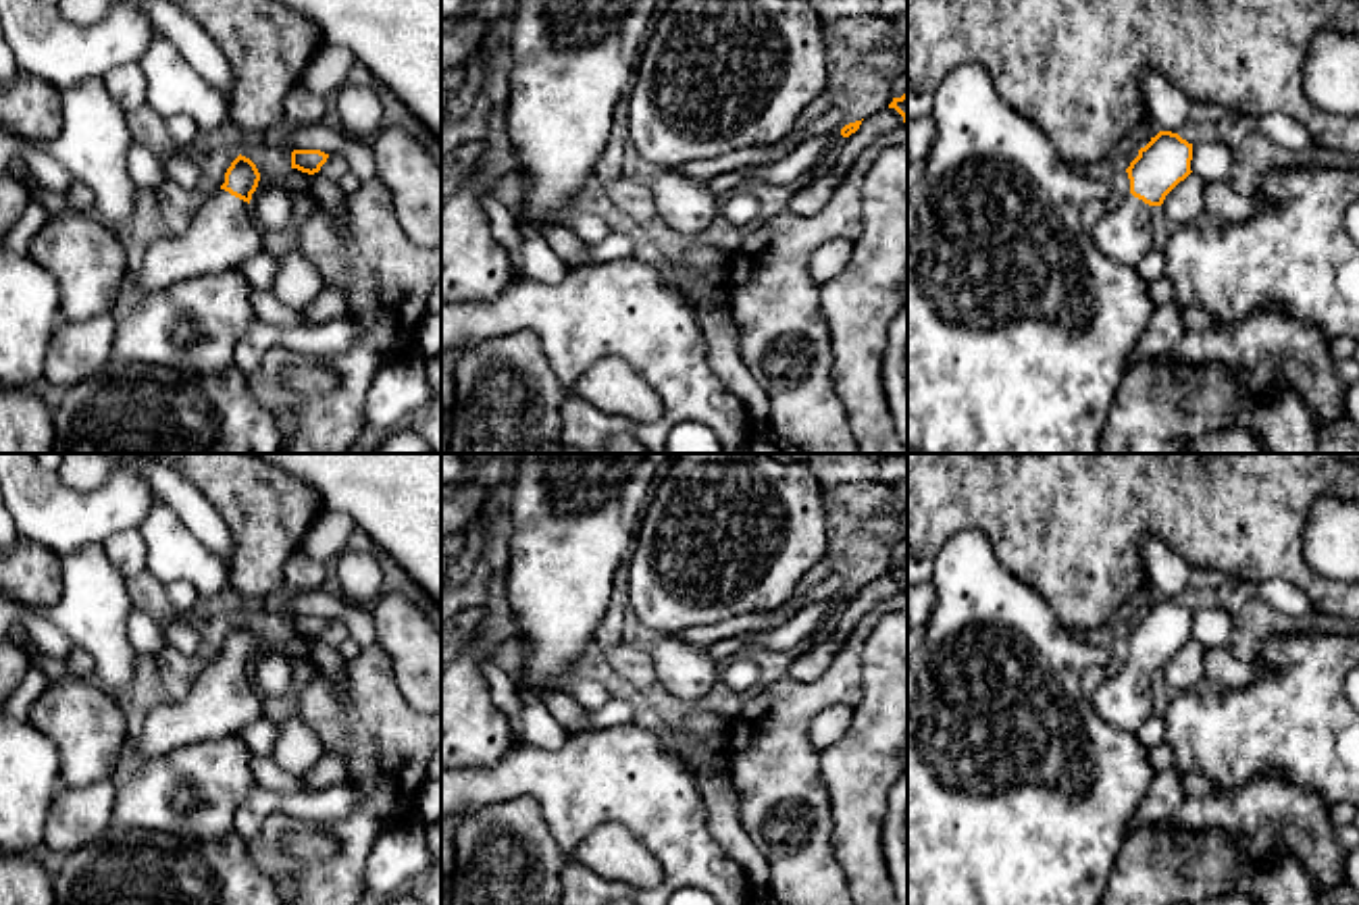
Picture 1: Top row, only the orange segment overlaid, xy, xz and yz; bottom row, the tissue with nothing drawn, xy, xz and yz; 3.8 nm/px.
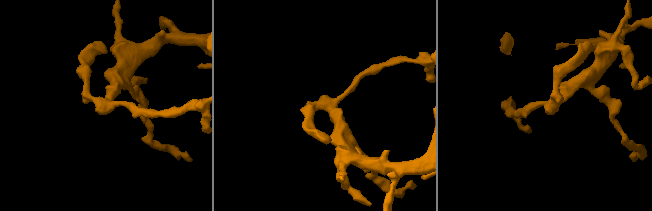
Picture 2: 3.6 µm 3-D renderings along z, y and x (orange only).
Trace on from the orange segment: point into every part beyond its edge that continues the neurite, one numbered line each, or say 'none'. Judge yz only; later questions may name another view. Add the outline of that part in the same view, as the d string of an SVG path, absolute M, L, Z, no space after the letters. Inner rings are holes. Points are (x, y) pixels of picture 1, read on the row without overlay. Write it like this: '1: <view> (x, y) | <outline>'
1: yz (1124, 702) | M1128 660L1116 676L1105 678L1091 697L1101 720L1122 732L1136 734L1140 724L1153 716L1151 674Z

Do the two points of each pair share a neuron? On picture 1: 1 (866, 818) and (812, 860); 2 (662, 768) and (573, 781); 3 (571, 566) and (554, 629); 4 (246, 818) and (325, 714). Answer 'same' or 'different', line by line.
1: different
2: same
3: same
4: different

